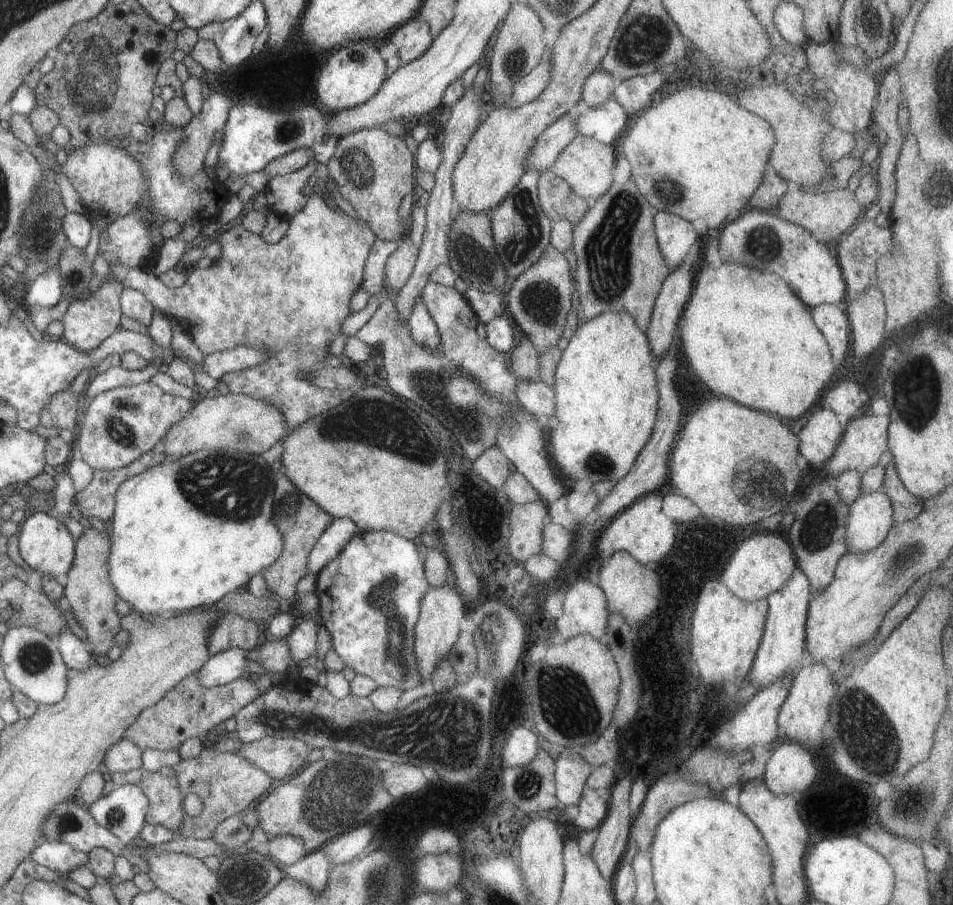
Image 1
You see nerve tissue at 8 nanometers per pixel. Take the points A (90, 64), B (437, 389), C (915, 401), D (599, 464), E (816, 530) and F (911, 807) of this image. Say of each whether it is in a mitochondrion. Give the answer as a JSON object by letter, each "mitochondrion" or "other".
{"A":"mitochondrion","B":"mitochondrion","C":"mitochondrion","D":"mitochondrion","E":"mitochondrion","F":"mitochondrion"}

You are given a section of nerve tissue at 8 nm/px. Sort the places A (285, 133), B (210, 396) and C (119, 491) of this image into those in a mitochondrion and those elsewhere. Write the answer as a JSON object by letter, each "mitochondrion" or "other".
{"A":"mitochondrion","B":"other","C":"other"}

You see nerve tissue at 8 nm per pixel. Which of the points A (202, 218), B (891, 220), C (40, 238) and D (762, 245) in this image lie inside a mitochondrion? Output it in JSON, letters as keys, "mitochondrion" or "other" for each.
{"A":"other","B":"other","C":"mitochondrion","D":"mitochondrion"}

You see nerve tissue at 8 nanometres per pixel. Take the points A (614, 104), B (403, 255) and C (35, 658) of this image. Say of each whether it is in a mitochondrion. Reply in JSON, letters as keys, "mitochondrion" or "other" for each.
{"A":"other","B":"other","C":"mitochondrion"}

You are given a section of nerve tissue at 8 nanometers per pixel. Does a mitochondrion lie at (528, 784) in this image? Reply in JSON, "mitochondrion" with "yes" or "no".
{"mitochondrion":"yes"}

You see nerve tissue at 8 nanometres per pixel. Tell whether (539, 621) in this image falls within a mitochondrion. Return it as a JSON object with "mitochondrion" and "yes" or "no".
{"mitochondrion":"no"}

